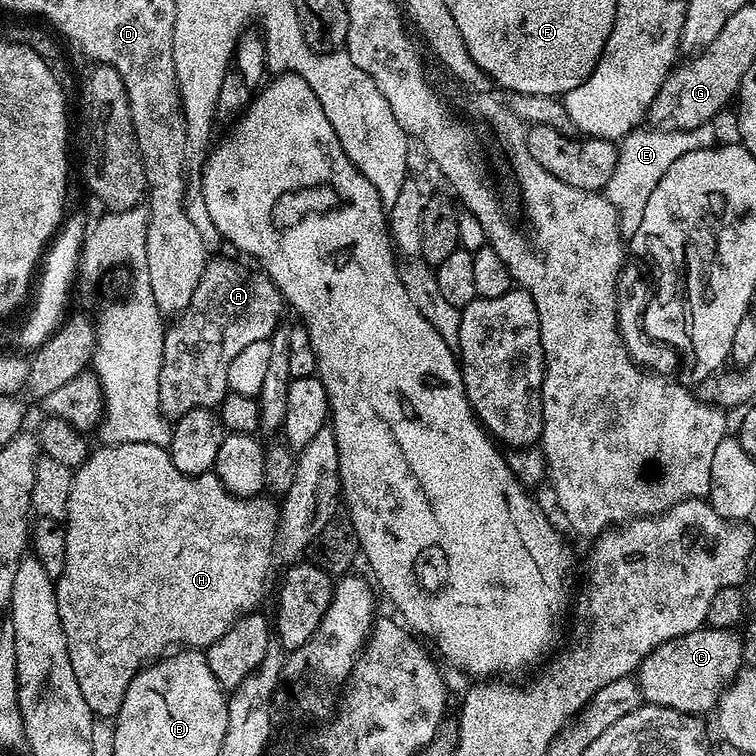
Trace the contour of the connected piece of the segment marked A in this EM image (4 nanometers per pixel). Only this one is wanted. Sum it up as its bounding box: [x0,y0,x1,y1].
[158,258,286,418]

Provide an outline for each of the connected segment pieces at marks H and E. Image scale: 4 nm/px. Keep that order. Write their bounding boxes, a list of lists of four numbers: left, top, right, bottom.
[[54,442,280,718],[604,121,717,240]]

